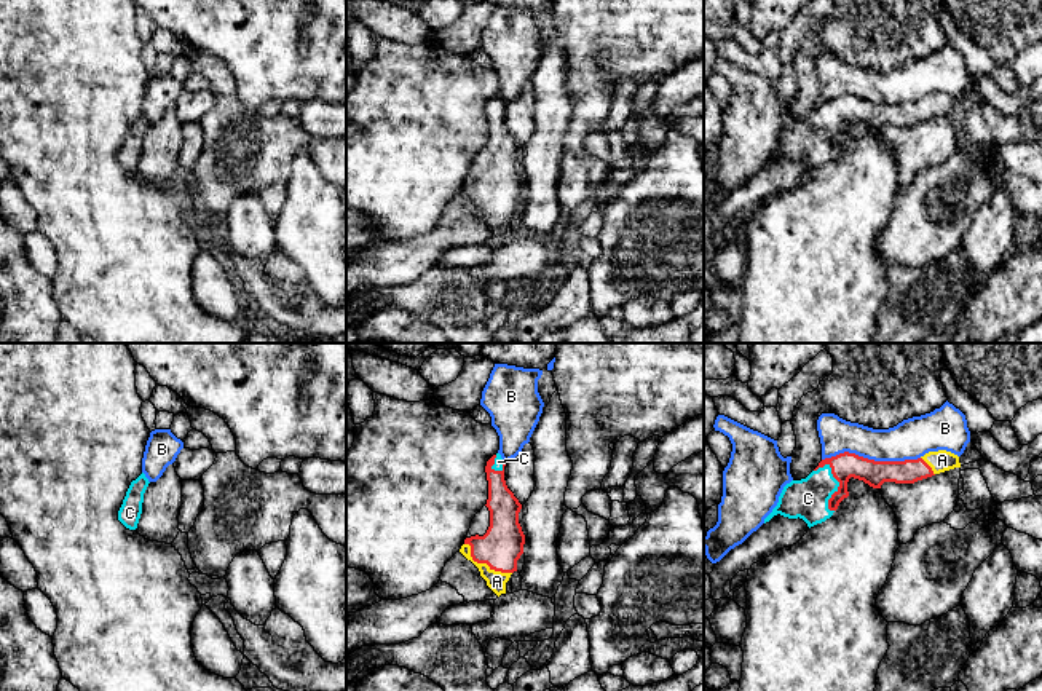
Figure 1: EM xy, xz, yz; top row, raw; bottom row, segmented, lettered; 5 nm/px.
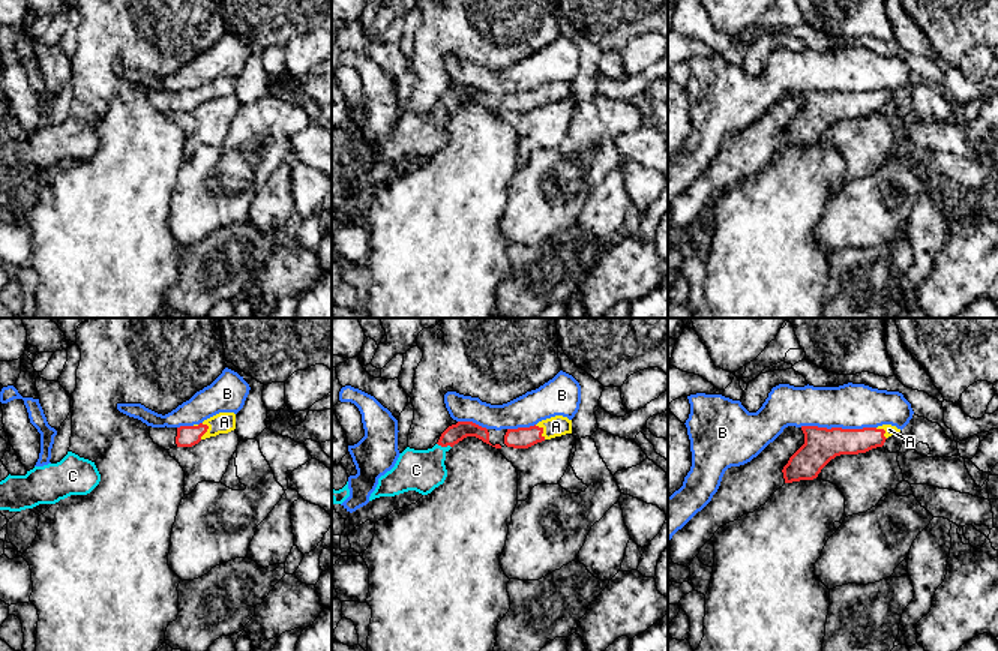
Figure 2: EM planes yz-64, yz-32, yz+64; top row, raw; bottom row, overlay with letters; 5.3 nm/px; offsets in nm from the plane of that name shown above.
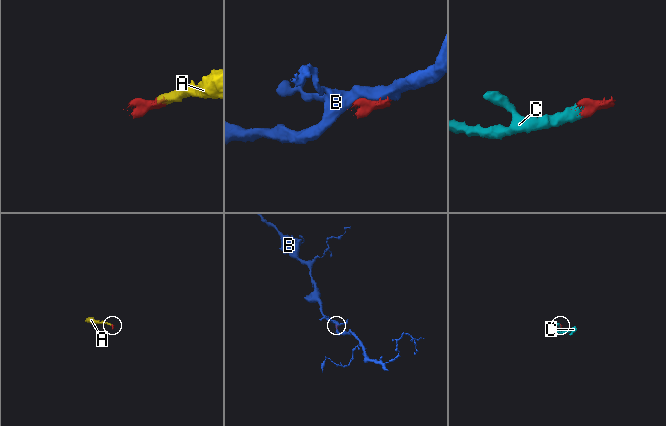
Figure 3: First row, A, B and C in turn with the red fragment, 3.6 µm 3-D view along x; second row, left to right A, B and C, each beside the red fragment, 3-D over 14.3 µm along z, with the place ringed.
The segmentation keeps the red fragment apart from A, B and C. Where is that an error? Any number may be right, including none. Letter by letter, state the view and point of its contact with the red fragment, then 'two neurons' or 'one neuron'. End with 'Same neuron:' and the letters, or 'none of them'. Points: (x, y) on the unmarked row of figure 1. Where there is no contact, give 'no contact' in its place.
A: meets red in xz at (484, 205); one neuron
B: meets red in yz at (870, 102); two neurons
C: meets red in yz at (838, 131); one neuron
Same neuron: A, C

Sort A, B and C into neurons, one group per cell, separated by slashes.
A C / B

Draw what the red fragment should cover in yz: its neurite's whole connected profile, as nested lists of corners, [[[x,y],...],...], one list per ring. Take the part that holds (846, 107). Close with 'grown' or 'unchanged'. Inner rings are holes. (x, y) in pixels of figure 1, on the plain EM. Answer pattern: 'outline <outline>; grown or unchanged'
outline [[[946,93],[905,104],[874,104],[844,94],[822,102],[806,121],[787,126],[764,166],[777,156],[788,161],[799,160],[809,171],[825,164],[849,139],[851,120],[881,131],[884,124],[914,126],[954,110],[961,110],[959,99]]]; grown

